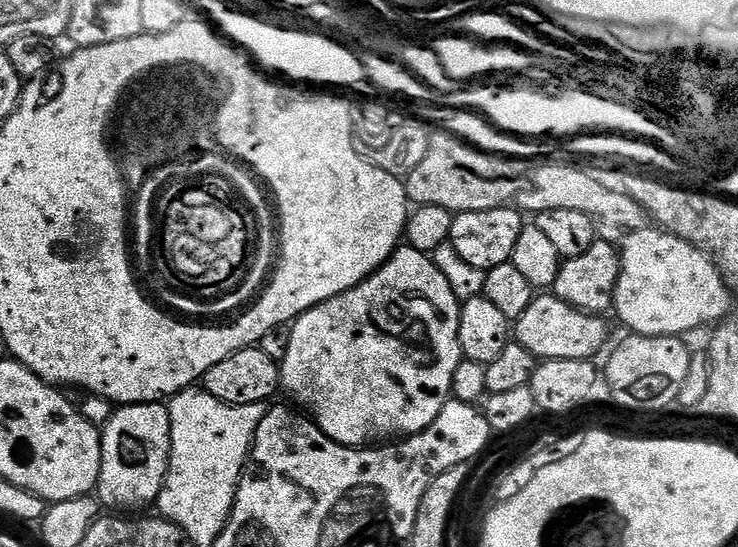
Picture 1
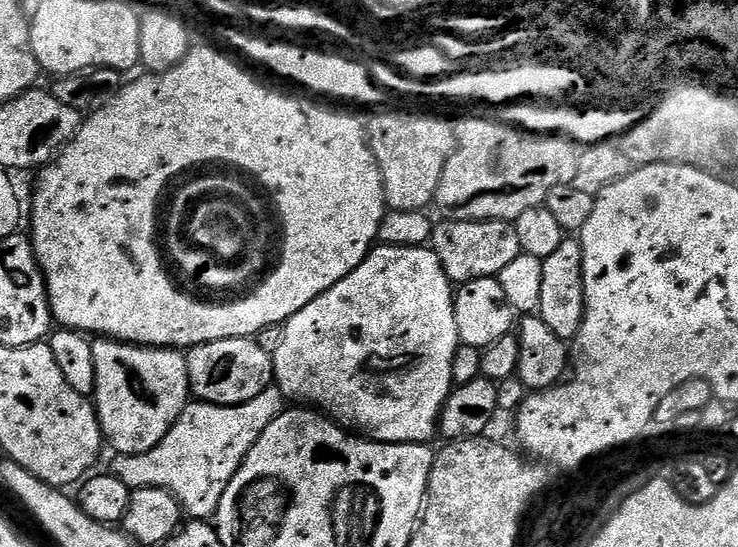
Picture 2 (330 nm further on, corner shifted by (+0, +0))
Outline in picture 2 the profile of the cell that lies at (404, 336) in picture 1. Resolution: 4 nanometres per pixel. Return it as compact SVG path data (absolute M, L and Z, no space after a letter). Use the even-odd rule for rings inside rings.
M373 247L367 258L350 274L346 274L346 278L342 278L342 282L338 282L330 290L326 290L321 296L314 298L314 302L310 302L310 306L298 310L298 314L294 314L290 319L284 321L282 346L278 346L278 350L272 353L275 387L280 389L285 401L327 410L333 421L363 434L369 440L379 440L382 444L423 444L431 441L431 436L437 435L440 412L444 409L448 395L452 393L454 387L452 379L454 354L461 345L458 322L454 318L455 305L454 285L442 270L442 262L438 262L436 253L432 251L431 247Z

